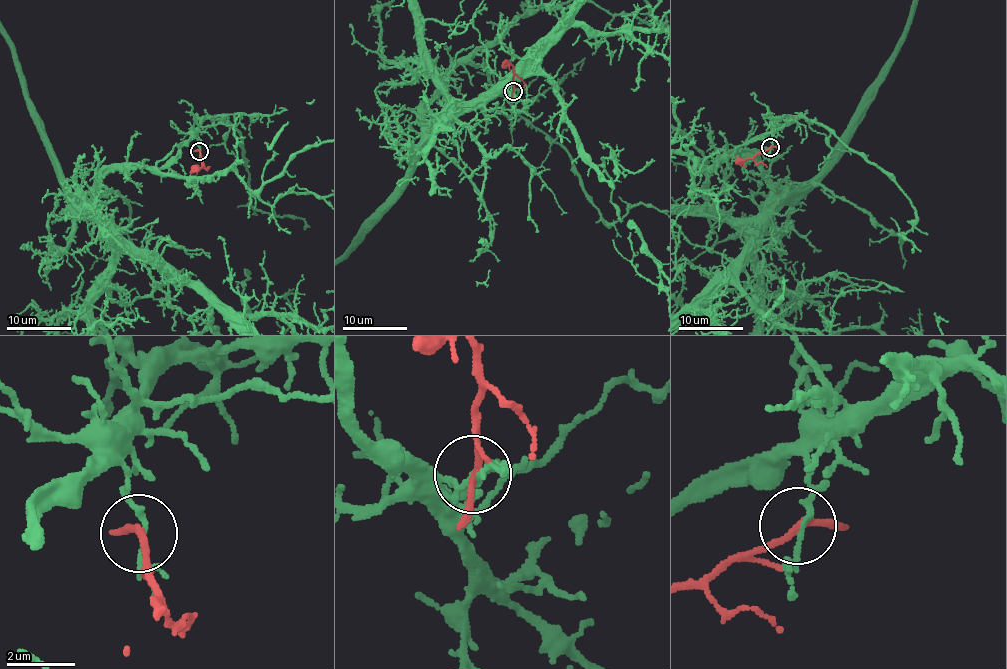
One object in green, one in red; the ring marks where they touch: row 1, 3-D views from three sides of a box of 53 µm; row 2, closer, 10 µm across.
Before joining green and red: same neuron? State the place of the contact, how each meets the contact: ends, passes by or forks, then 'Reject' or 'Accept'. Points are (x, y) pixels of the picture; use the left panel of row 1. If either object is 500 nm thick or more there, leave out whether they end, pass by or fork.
Place: (199, 151). At the ring green passes by. At the ring red passes by. Reject

